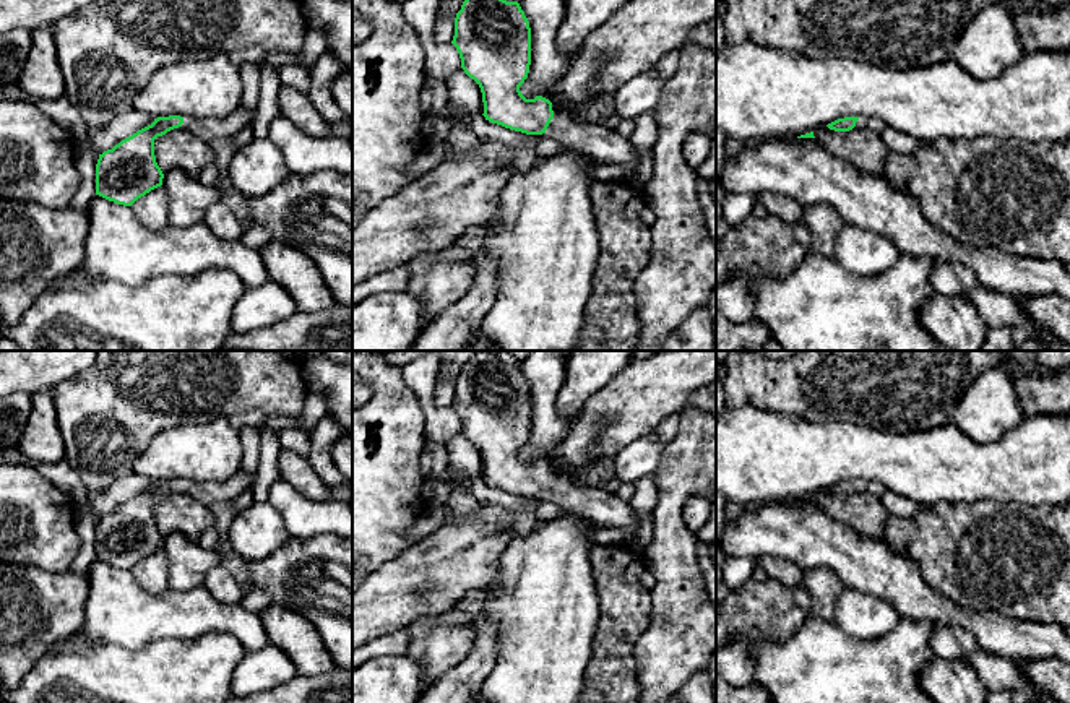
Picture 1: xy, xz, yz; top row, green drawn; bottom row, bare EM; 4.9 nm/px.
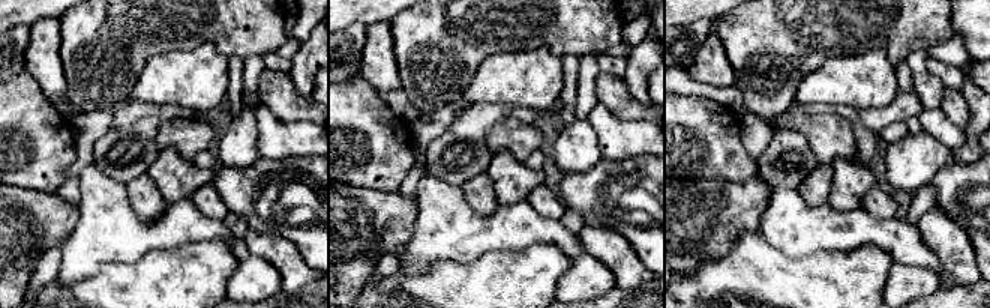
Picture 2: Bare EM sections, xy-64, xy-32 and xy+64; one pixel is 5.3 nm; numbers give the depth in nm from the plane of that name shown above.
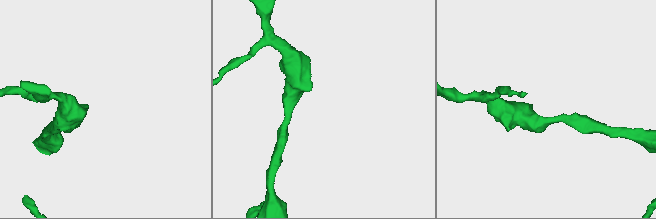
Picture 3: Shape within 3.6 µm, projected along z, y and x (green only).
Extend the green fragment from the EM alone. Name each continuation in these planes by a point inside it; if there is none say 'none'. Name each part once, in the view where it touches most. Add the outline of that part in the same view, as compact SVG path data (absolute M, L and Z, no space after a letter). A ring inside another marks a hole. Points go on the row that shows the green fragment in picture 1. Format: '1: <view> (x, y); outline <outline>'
1: xz (595, 140); outline M554 117L546 133L565 148L586 154L593 161L625 166L632 175L638 175L640 159L630 141L604 123L575 123Z

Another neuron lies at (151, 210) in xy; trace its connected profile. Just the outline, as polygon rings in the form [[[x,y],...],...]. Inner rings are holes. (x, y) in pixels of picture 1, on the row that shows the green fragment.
[[[162,185],[138,198],[132,209],[146,229],[159,232],[169,226],[169,196]]]

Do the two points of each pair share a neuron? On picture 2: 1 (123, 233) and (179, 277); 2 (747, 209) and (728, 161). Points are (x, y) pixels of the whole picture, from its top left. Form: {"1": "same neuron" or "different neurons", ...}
{"1": "different neurons", "2": "different neurons"}

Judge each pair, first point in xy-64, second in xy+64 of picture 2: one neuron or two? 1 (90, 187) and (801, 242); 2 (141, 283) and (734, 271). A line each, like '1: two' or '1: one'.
1: one
2: one

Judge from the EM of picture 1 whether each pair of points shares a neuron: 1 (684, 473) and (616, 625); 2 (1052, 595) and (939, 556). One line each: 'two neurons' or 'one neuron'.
1: two neurons
2: one neuron

